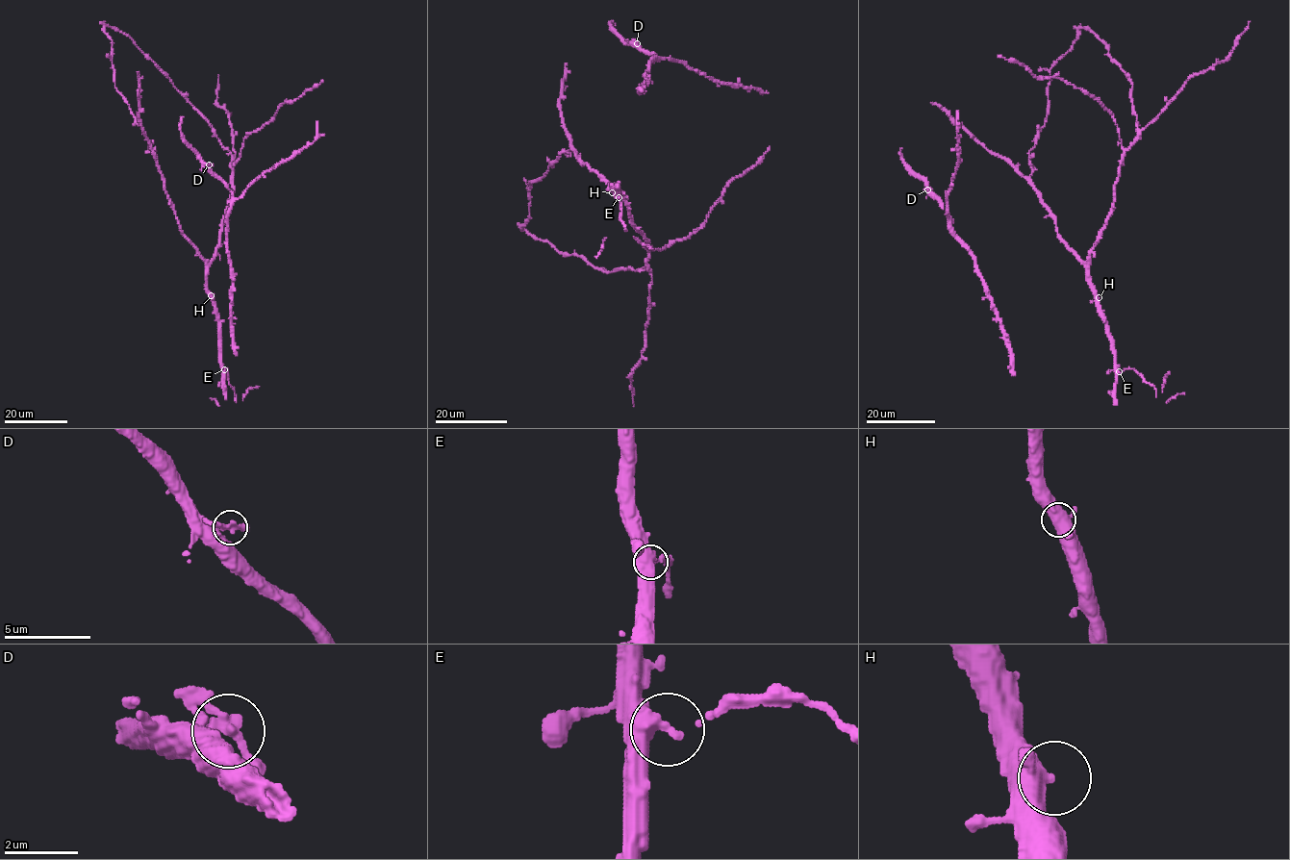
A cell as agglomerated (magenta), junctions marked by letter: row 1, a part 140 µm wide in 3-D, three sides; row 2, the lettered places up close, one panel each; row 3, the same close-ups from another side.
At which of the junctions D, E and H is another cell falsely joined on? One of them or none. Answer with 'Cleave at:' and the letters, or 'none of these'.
Cleave at: E

